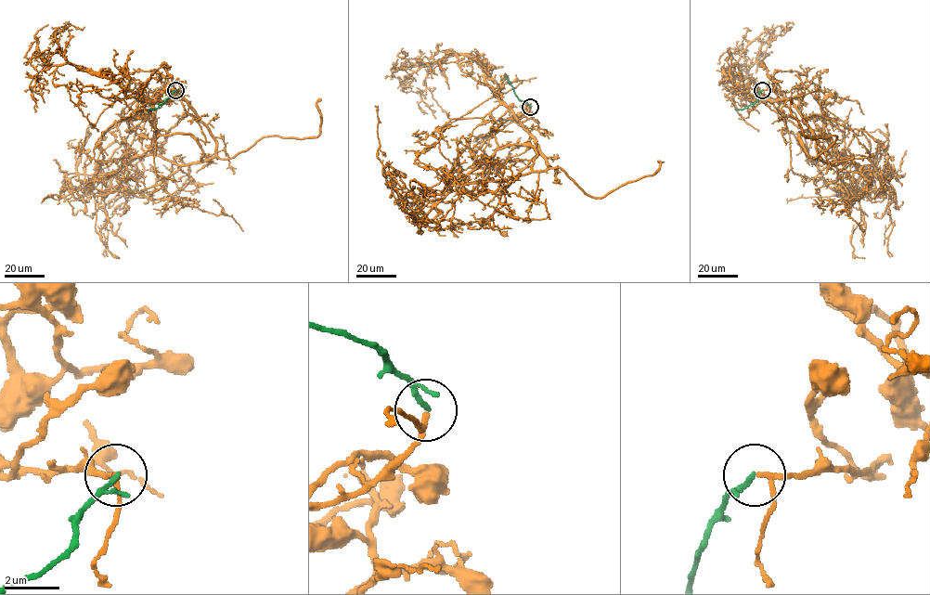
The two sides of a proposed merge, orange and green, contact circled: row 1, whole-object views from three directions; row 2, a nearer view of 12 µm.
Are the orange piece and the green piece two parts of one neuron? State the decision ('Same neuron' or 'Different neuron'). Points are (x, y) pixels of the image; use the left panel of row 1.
Same neuron

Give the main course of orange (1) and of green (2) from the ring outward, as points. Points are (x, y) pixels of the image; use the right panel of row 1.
1: (763, 89), (779, 90), (805, 119), (820, 114), (883, 142), (895, 196), (888, 206), (889, 257)
2: (762, 89), (755, 102), (735, 110)

